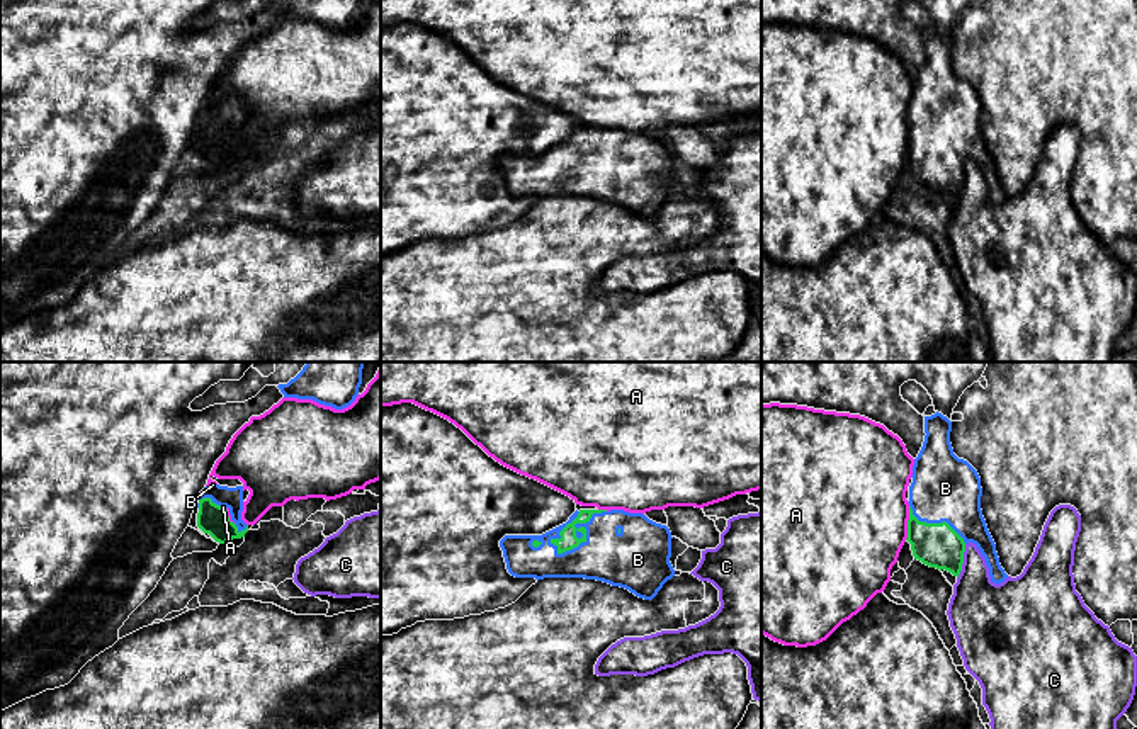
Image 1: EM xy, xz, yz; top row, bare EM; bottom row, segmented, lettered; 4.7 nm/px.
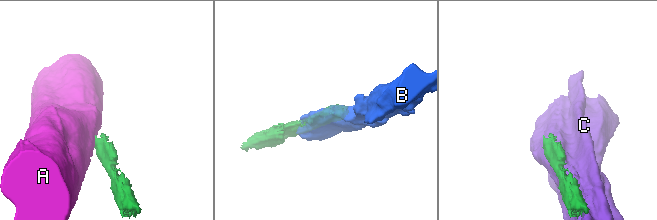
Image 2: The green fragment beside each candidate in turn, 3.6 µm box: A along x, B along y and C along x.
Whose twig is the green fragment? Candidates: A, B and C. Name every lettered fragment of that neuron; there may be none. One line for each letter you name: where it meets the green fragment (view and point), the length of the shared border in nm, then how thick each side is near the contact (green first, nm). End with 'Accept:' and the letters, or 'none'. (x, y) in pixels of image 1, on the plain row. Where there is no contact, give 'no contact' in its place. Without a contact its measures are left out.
B: xz (585, 155) | 320 nm | 90/280 nm
Accept: B

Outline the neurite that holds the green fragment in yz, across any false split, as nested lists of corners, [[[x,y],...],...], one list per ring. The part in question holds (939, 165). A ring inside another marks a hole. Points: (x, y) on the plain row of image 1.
[[[942,32],[925,36],[925,61],[914,78],[913,102],[909,105],[908,161],[914,178],[936,189],[945,189],[959,197],[964,184],[964,172],[969,161],[976,163],[986,178],[991,201],[999,204],[1008,194],[999,184],[996,163],[987,150],[981,129],[981,97],[964,78],[953,73],[950,63],[952,41]]]

